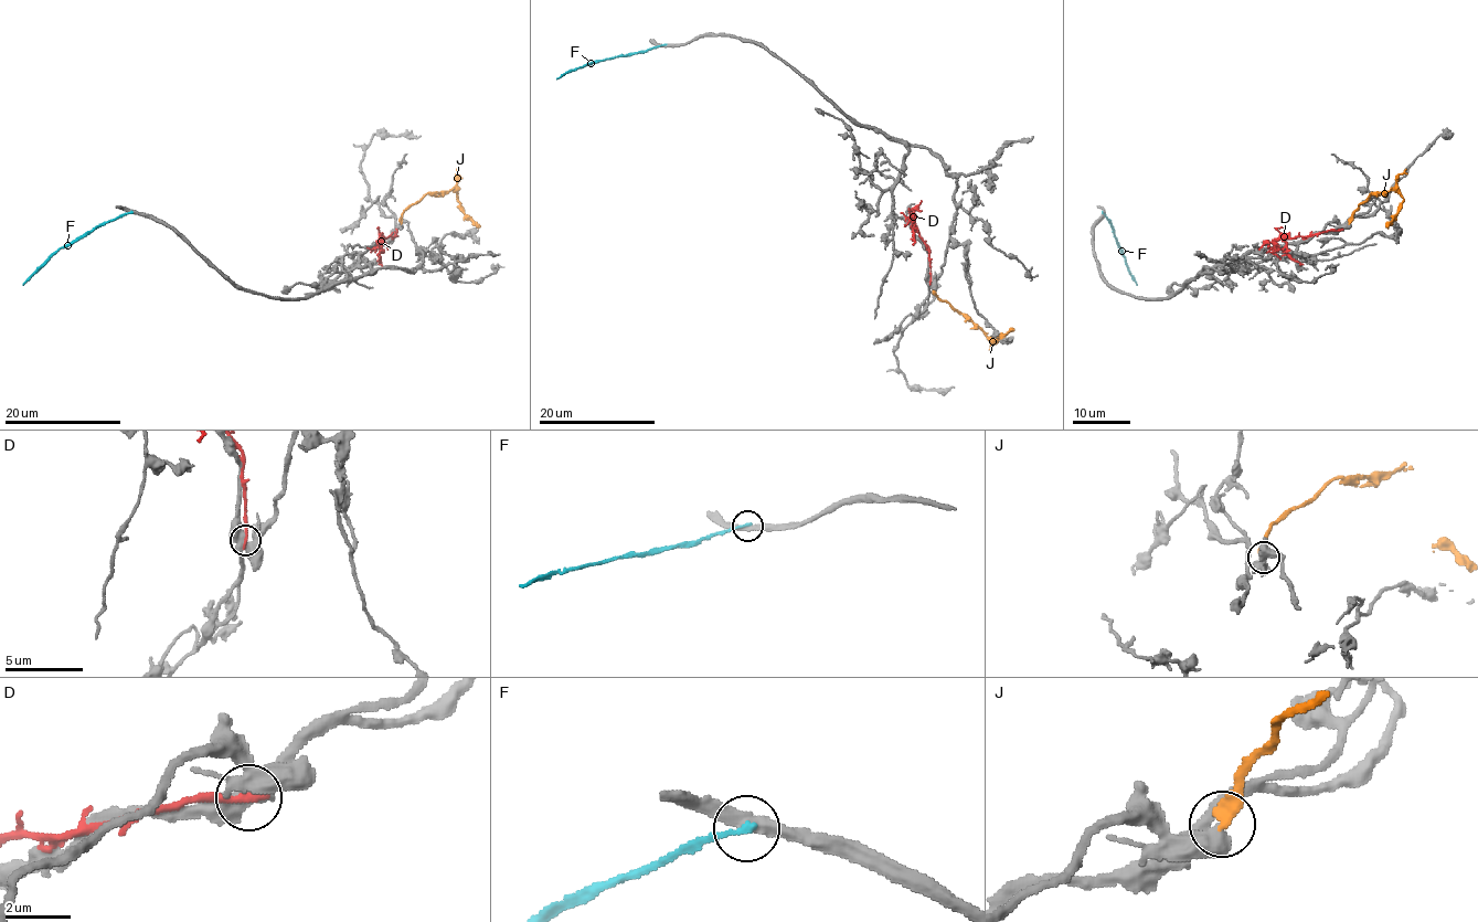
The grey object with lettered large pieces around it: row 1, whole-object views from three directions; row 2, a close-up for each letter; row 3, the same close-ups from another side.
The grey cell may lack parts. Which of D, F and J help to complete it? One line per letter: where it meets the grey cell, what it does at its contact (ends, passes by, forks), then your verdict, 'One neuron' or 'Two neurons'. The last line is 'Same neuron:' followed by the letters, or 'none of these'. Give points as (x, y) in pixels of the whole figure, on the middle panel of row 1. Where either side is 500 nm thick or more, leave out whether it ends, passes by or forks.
D: Touches grey at (931, 282). It ends there. Two neurons
F: Touches grey at (665, 44). It ends there. Two neurons
J: Touches grey at (935, 292). One neuron
Same neuron: J

